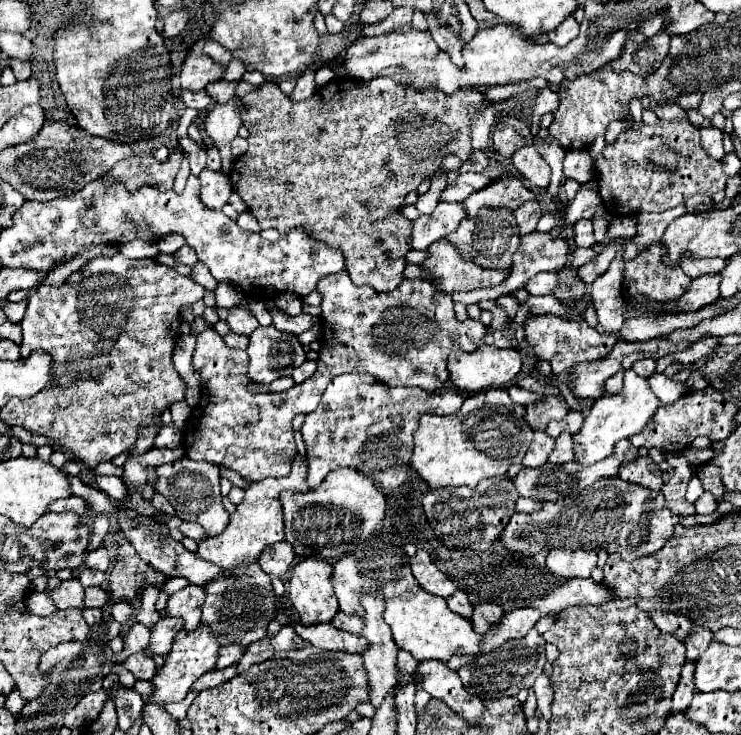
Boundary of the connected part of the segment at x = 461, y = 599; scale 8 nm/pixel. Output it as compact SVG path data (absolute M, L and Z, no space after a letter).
M458 589L456 593L452 593L452 595L450 595L446 601L448 601L448 607L450 607L452 611L456 611L458 615L472 617L474 607L470 605L470 601L468 601L468 597L466 597L466 593L464 593L462 589Z

